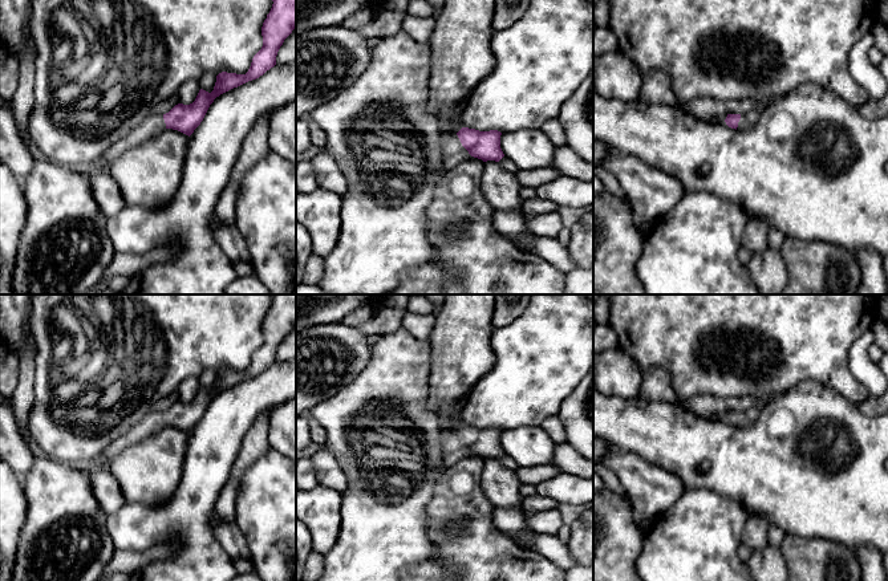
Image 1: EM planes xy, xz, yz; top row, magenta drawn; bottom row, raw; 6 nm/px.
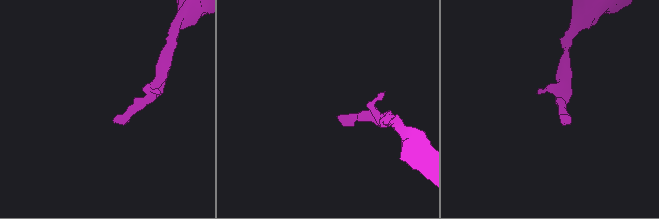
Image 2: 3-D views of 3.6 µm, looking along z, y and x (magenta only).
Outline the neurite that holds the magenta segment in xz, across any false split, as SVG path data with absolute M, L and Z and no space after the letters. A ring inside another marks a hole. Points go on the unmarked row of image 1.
M462 424L457 431L447 427L442 431L442 462L450 470L455 463L470 454L483 459L499 459L504 451L500 446L500 432L498 427L479 428Z

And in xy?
M272 294L272 298L272 305L261 324L263 344L254 353L246 371L219 370L211 390L200 386L195 398L190 402L178 401L163 413L151 410L129 432L111 442L102 455L110 460L130 444L158 432L165 426L178 427L190 434L200 422L216 394L259 375L273 365L280 344L296 325L296 294Z

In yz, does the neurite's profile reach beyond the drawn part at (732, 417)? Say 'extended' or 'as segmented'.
extended

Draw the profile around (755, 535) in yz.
M749 513L742 543L753 552L762 550L769 545L769 523L763 516Z

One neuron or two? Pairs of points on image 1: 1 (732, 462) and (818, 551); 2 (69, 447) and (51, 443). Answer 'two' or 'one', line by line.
1: two
2: one

